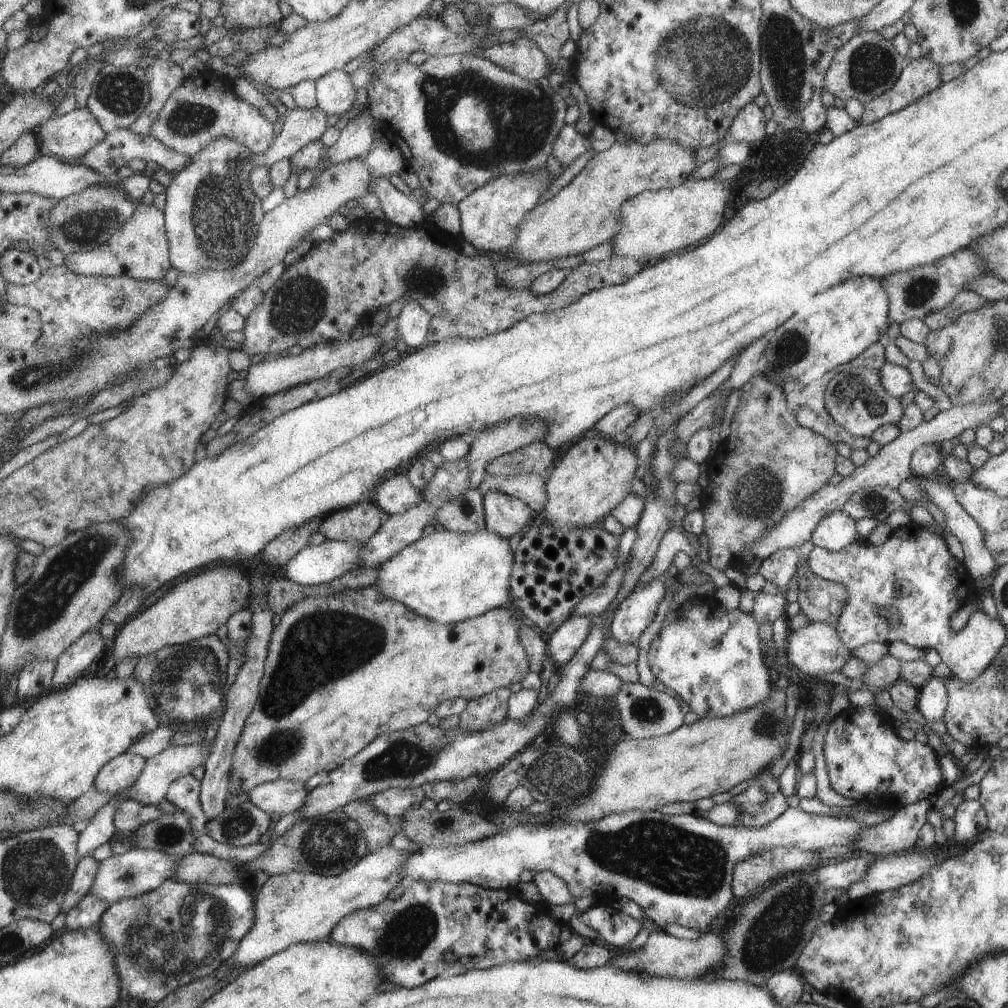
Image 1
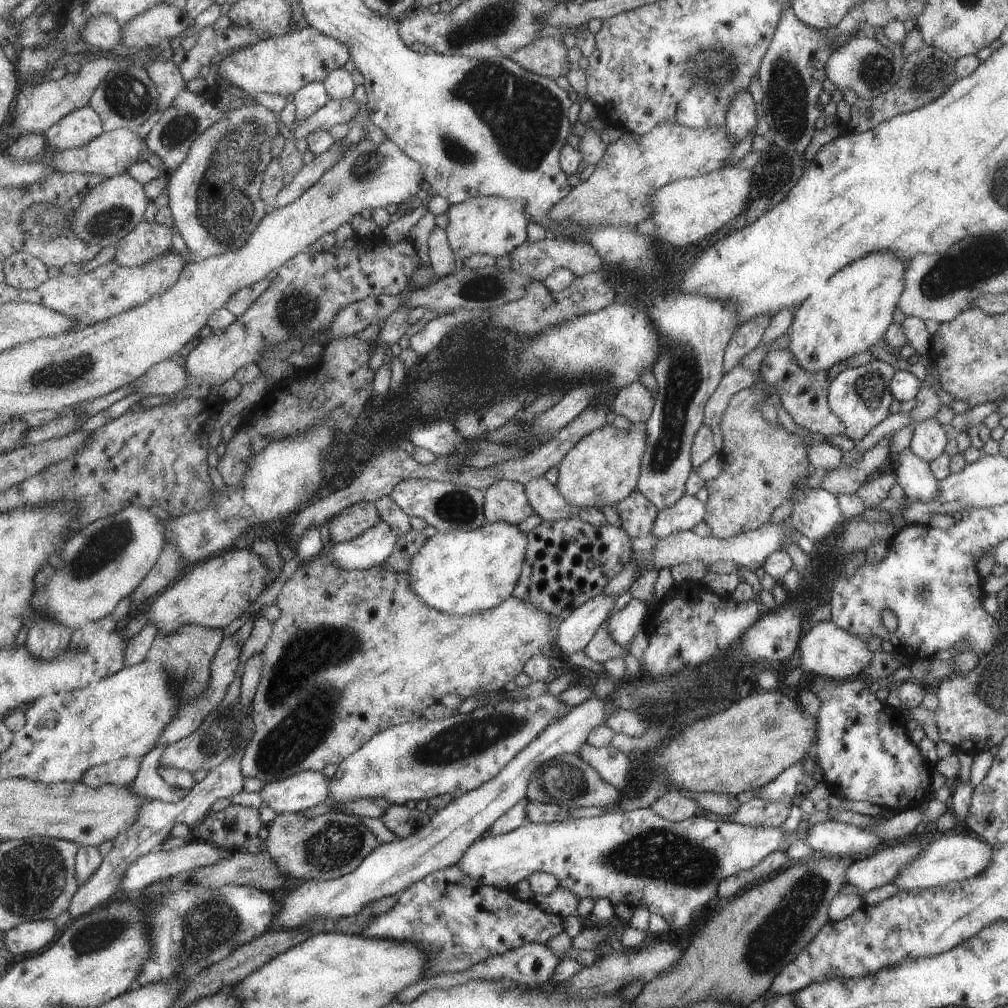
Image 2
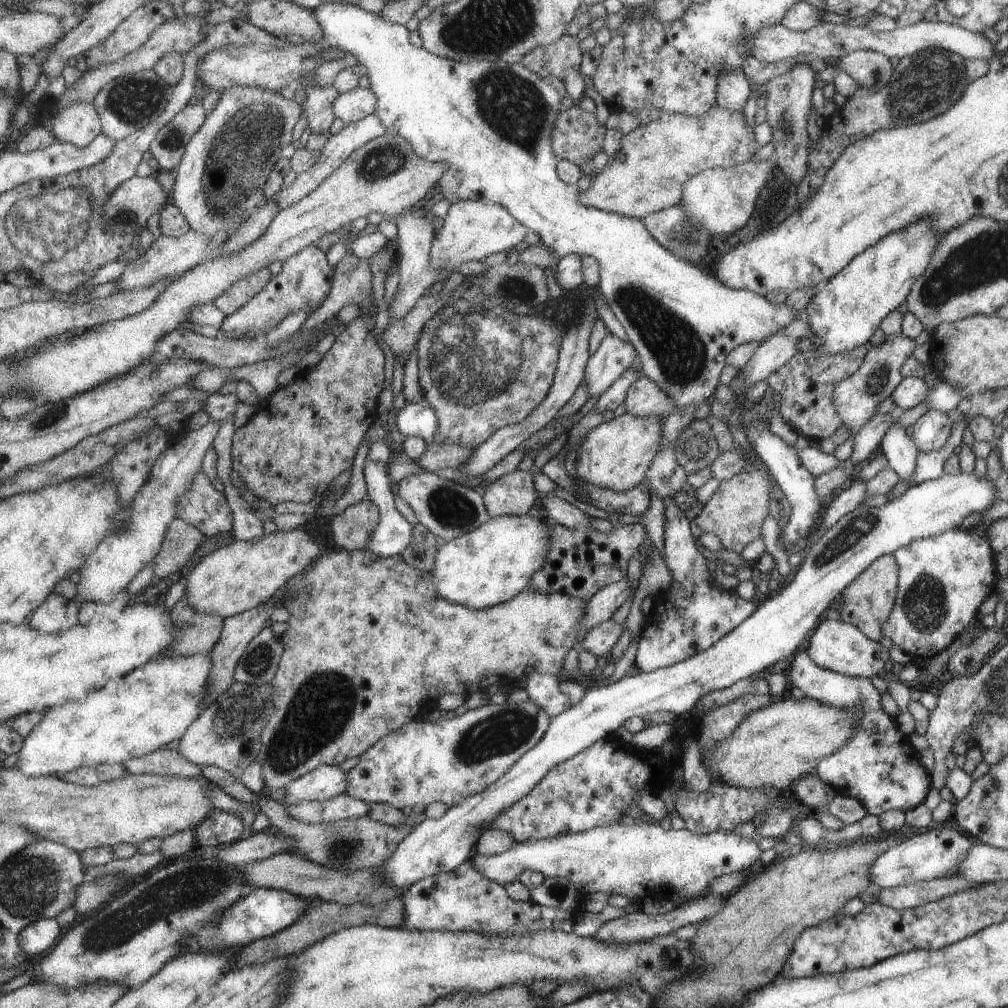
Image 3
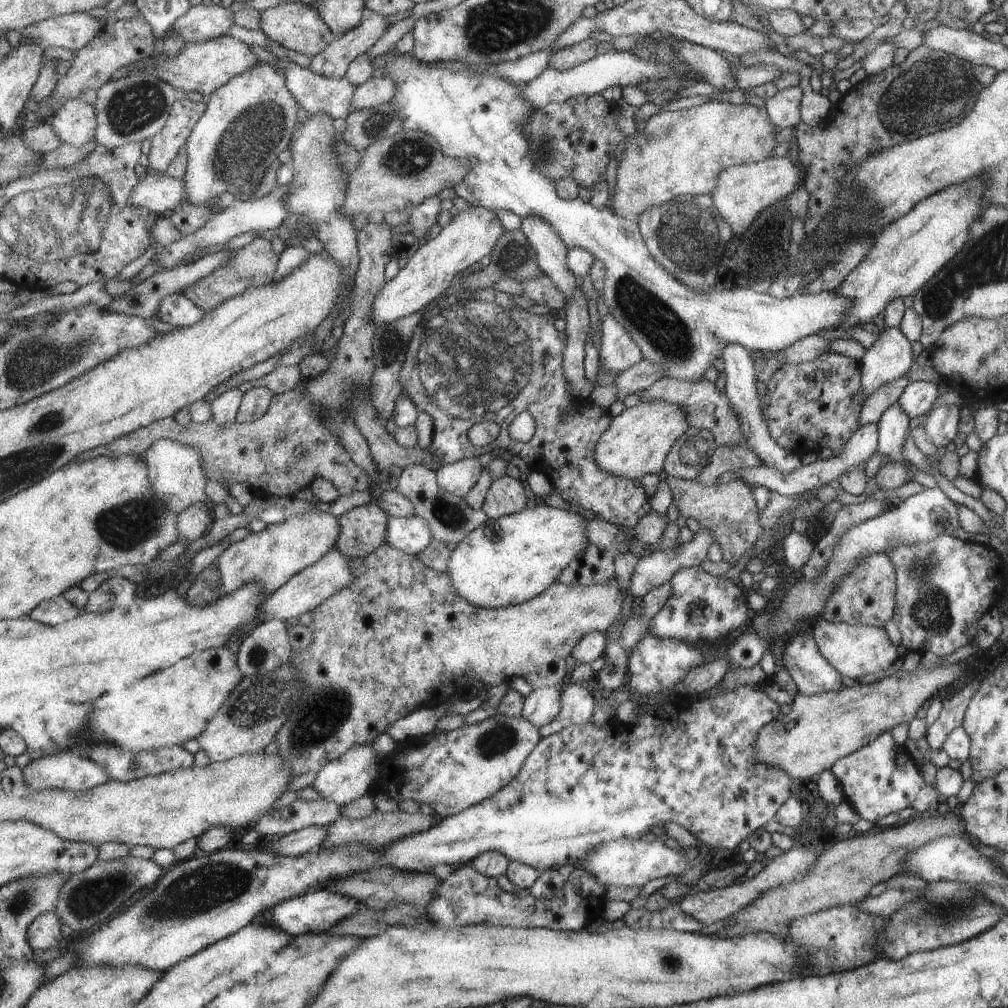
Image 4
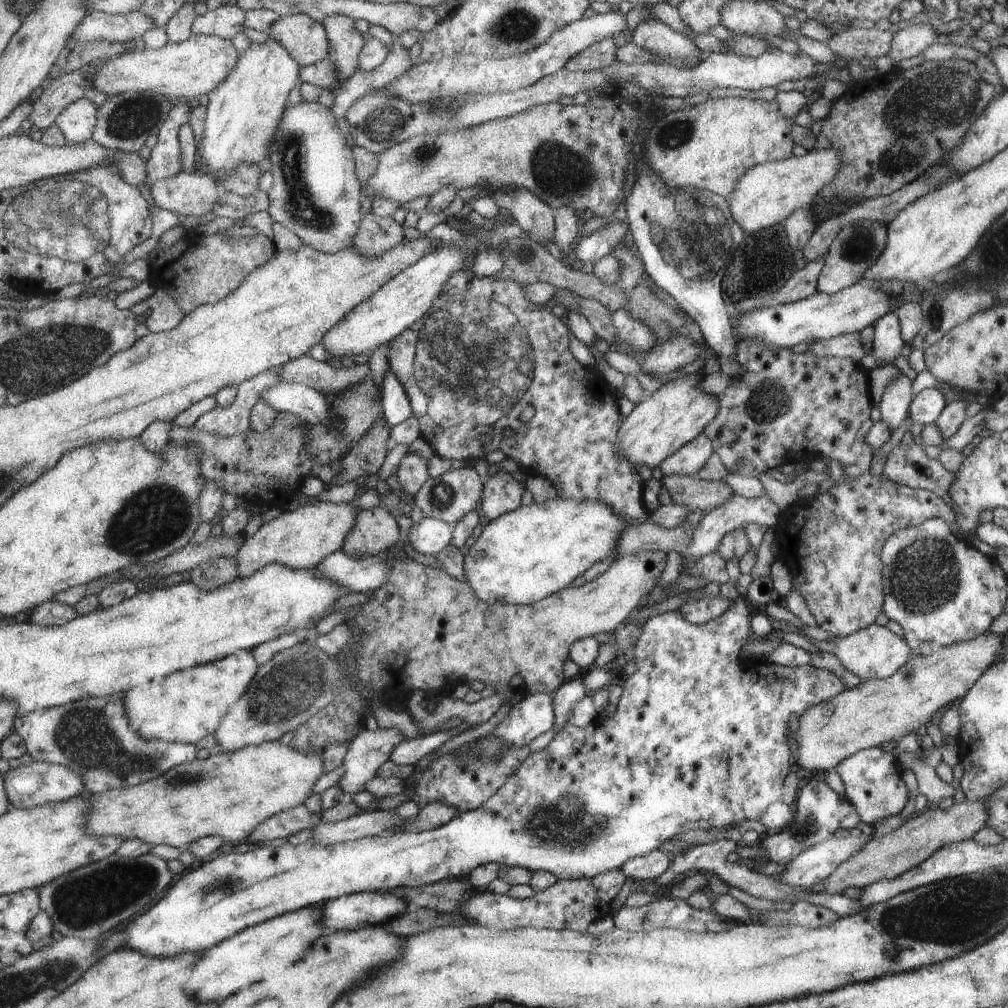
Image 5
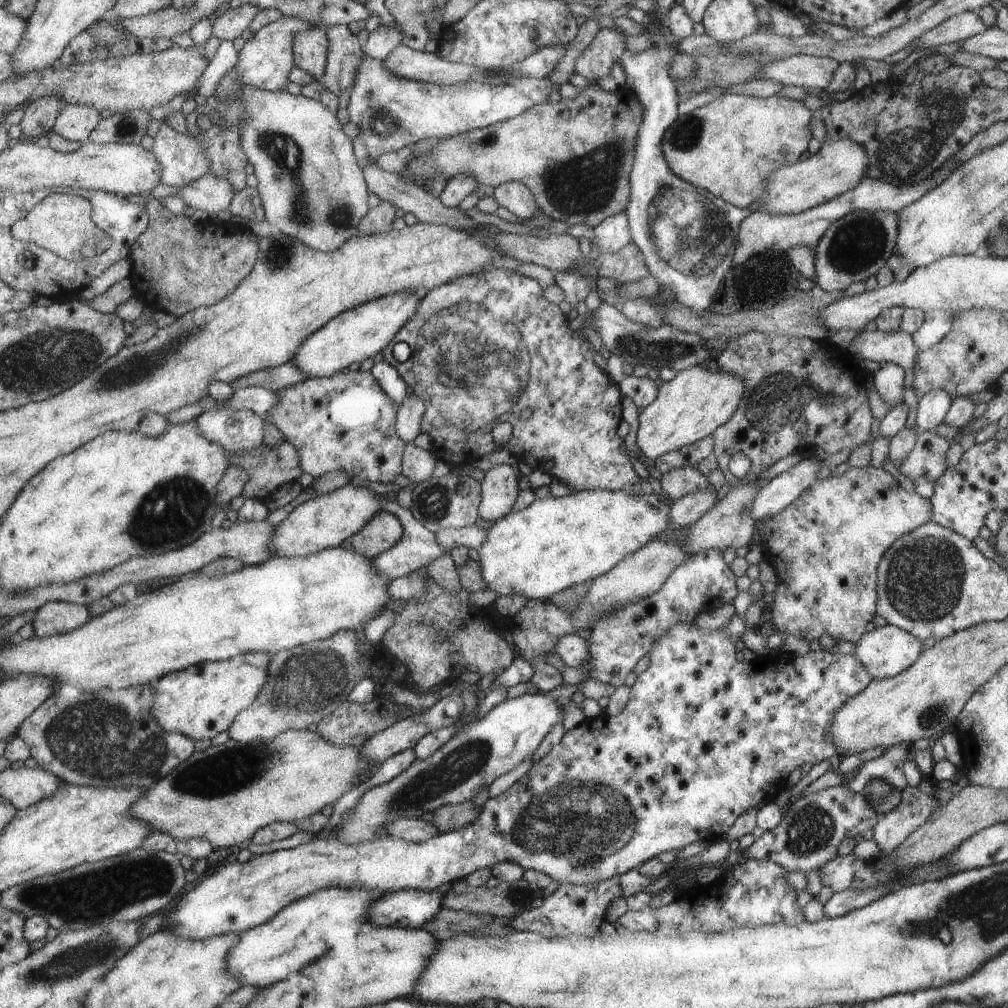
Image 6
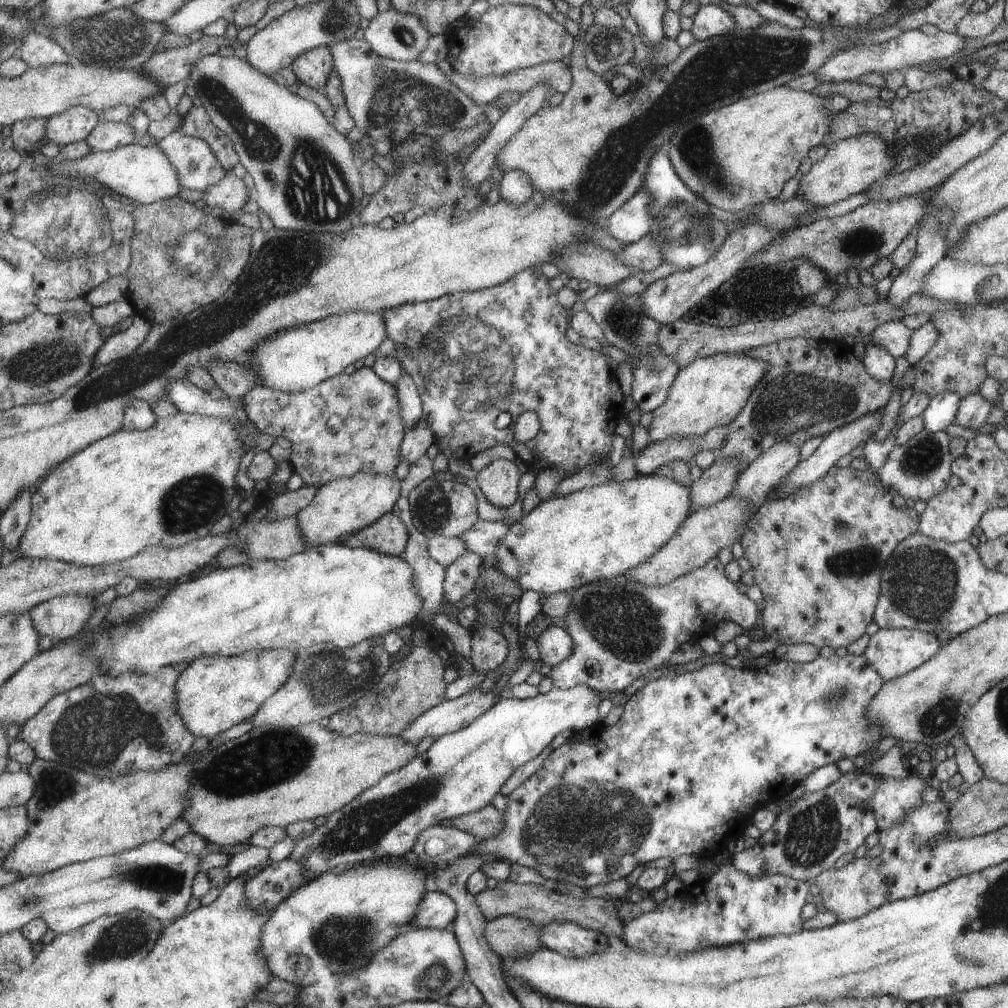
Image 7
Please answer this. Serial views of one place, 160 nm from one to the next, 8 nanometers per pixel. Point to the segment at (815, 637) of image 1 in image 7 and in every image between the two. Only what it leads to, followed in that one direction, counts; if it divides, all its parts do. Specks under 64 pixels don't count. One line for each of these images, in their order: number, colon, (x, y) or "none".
2: (825, 650)
3: (837, 646)
4: (852, 651)
5: (874, 652)
6: (887, 650)
7: (892, 652)

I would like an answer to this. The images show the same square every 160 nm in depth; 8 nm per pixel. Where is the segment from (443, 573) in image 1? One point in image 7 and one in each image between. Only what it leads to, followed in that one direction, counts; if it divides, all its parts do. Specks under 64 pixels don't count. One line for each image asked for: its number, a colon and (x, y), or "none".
2: (455, 572)
3: (489, 565)
4: (504, 561)
5: (524, 555)
6: (554, 542)
7: (596, 533)

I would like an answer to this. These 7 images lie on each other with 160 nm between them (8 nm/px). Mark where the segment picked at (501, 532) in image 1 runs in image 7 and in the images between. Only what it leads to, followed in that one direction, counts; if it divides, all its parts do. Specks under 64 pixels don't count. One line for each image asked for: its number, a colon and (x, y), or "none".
2: (504, 501)
3: (513, 493)
4: (505, 496)
5: (500, 494)
6: (498, 486)
7: (497, 480)

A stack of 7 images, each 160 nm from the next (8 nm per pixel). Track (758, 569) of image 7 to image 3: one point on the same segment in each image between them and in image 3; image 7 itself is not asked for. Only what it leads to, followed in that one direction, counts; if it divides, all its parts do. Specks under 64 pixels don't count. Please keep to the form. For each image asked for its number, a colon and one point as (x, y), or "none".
3: (867, 602)
4: (866, 597)
5: (832, 544)
6: (824, 546)

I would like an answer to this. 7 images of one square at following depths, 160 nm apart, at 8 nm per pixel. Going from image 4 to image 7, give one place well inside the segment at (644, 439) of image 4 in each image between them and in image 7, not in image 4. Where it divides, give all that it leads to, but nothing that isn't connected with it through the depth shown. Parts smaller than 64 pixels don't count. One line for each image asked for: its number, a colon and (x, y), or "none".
5: (677, 412)
6: (697, 400)
7: (709, 392)

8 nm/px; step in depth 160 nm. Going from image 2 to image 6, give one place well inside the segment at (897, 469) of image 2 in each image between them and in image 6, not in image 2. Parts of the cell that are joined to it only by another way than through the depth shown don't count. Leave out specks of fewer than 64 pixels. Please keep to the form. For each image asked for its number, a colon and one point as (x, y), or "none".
3: (901, 454)
4: (892, 427)
5: (895, 400)
6: (888, 380)

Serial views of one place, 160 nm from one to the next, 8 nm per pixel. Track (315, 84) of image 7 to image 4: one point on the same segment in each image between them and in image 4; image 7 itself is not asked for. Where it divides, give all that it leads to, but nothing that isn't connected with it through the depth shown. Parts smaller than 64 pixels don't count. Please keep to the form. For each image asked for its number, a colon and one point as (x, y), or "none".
4: (296, 26)
5: (304, 39)
6: (310, 47)

